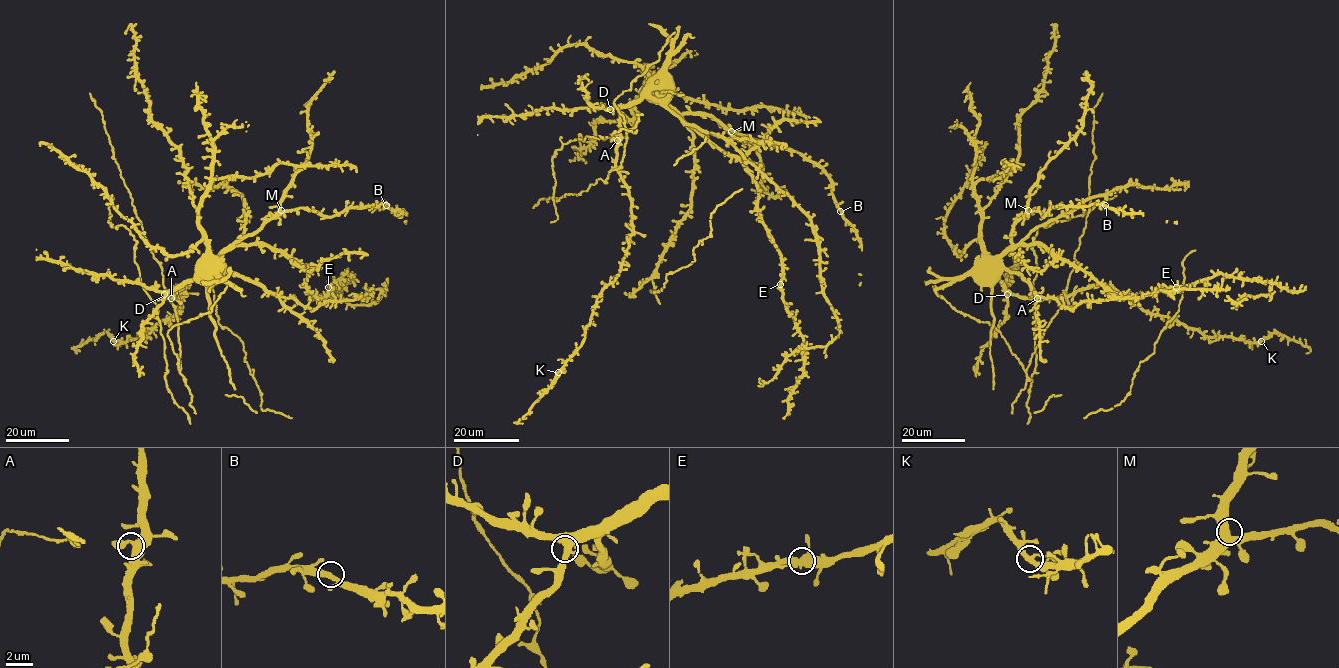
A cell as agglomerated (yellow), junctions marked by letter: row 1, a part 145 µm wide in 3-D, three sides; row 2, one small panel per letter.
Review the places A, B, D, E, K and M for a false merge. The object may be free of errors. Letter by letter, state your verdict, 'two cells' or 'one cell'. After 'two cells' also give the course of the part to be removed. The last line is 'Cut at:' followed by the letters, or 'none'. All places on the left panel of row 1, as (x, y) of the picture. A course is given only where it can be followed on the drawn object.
A: one cell
B: one cell
D: one cell
E: one cell
K: one cell
M: one cell
Cut at: none

